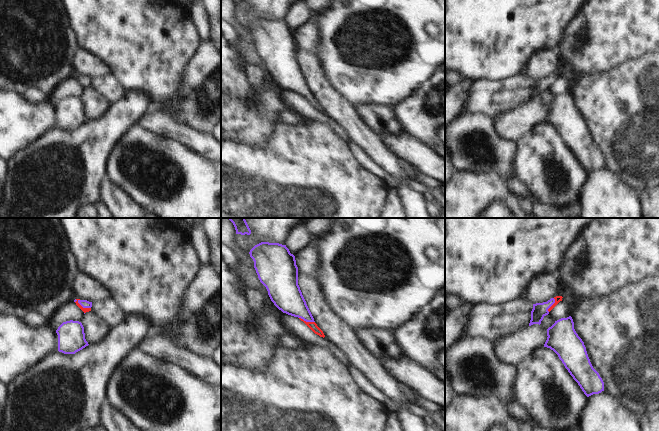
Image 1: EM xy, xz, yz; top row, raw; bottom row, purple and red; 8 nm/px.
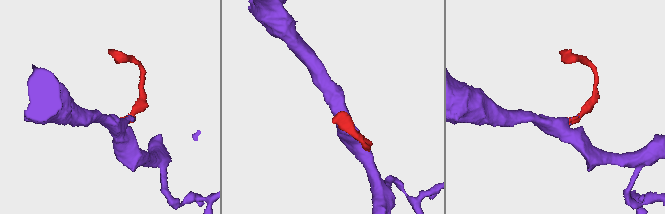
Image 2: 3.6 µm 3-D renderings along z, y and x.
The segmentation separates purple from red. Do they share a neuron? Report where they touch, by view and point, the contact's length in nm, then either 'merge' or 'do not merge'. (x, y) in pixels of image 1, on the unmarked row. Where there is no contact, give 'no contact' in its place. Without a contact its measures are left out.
xy (83, 83) | 150 nm | merge

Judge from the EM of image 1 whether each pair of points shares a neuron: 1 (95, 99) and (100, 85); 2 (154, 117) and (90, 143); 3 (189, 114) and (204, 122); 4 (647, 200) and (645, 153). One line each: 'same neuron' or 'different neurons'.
1: different neurons
2: different neurons
3: same neuron
4: different neurons

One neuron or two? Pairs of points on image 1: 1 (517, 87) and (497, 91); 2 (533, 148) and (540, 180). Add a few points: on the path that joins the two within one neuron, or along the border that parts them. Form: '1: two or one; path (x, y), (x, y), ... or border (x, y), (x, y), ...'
1: one; path (512, 91), (502, 91)
2: one; path (540, 156), (540, 172)

